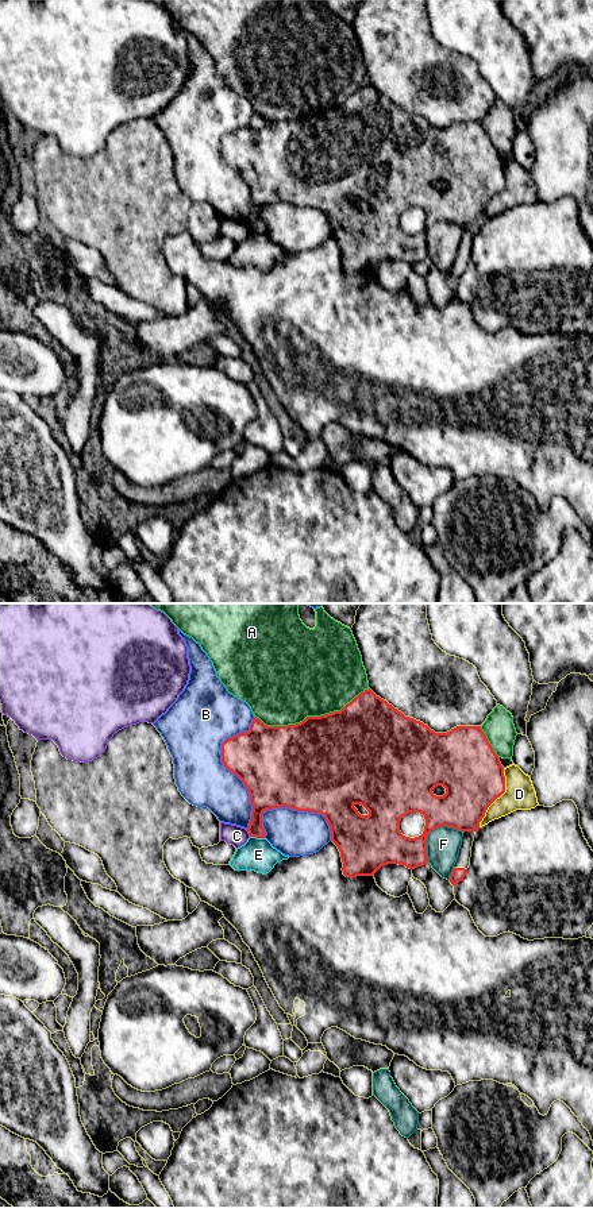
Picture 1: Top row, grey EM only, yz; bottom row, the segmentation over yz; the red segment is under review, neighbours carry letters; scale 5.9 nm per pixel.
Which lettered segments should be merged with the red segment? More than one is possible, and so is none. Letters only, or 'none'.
none

